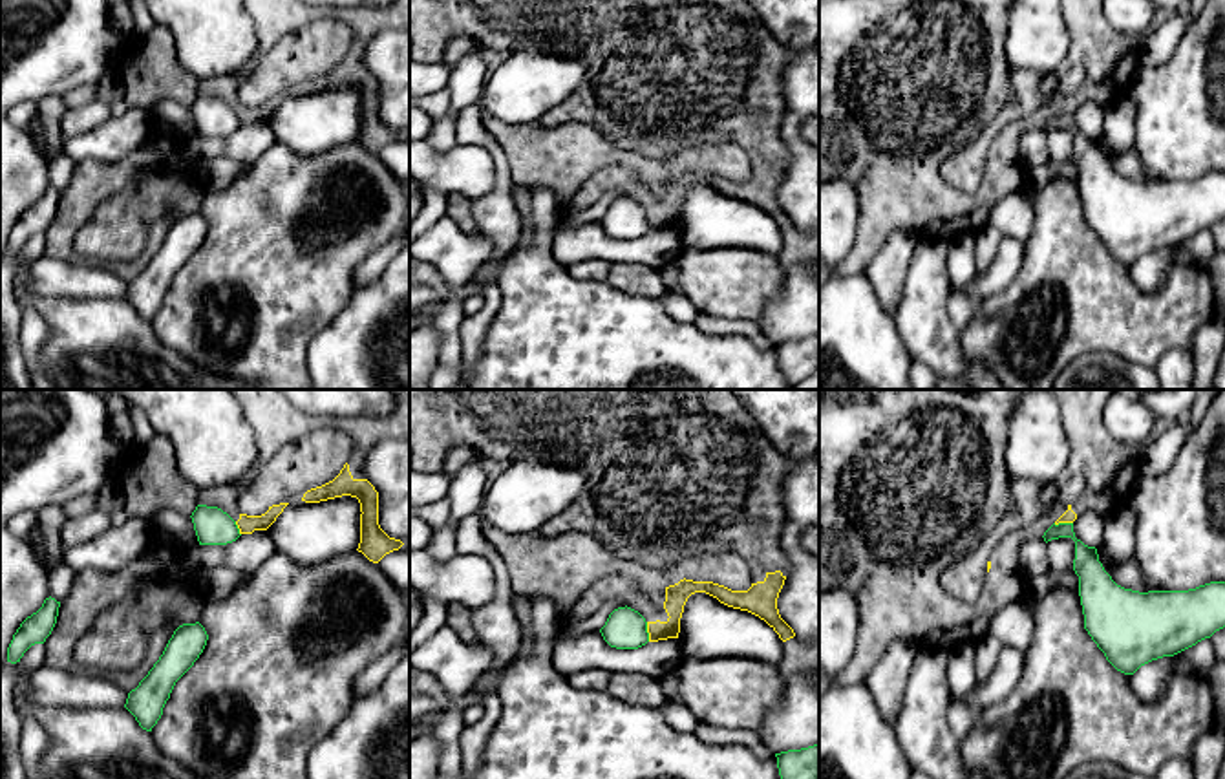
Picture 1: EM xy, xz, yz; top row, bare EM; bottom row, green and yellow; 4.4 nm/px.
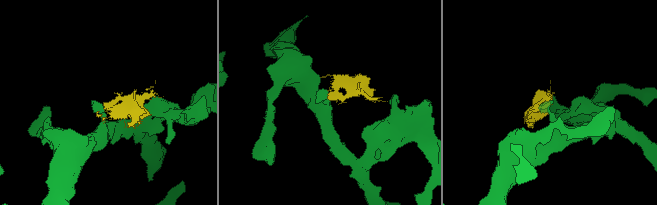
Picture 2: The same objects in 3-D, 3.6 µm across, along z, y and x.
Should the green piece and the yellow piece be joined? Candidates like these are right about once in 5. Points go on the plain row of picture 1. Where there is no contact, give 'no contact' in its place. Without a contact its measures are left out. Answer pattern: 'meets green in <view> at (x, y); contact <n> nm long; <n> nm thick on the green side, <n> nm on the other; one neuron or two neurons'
meets green in xz at (646, 222); contact 90 nm long; 180 nm thick on the green side, 100 nm on the other; two neurons

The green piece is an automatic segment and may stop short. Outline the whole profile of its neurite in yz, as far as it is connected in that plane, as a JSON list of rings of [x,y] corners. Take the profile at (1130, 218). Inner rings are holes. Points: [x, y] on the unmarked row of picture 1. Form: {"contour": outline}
{"contour": [[[1073,113],[1051,115],[1044,132],[1075,132],[1073,161],[1084,219],[1121,263],[1174,247],[1225,218],[1225,172],[1210,172],[1188,181],[1139,183],[1117,176],[1099,152],[1095,137],[1075,128]]]}

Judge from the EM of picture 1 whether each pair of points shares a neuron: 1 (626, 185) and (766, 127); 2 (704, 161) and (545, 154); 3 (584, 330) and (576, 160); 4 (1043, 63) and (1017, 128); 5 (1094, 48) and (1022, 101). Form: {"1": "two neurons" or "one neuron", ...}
{"1": "one neuron", "2": "one neuron", "3": "two neurons", "4": "two neurons", "5": "one neuron"}

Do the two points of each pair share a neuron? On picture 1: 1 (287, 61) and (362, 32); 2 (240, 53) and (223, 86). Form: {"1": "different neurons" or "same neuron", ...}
{"1": "same neuron", "2": "different neurons"}

